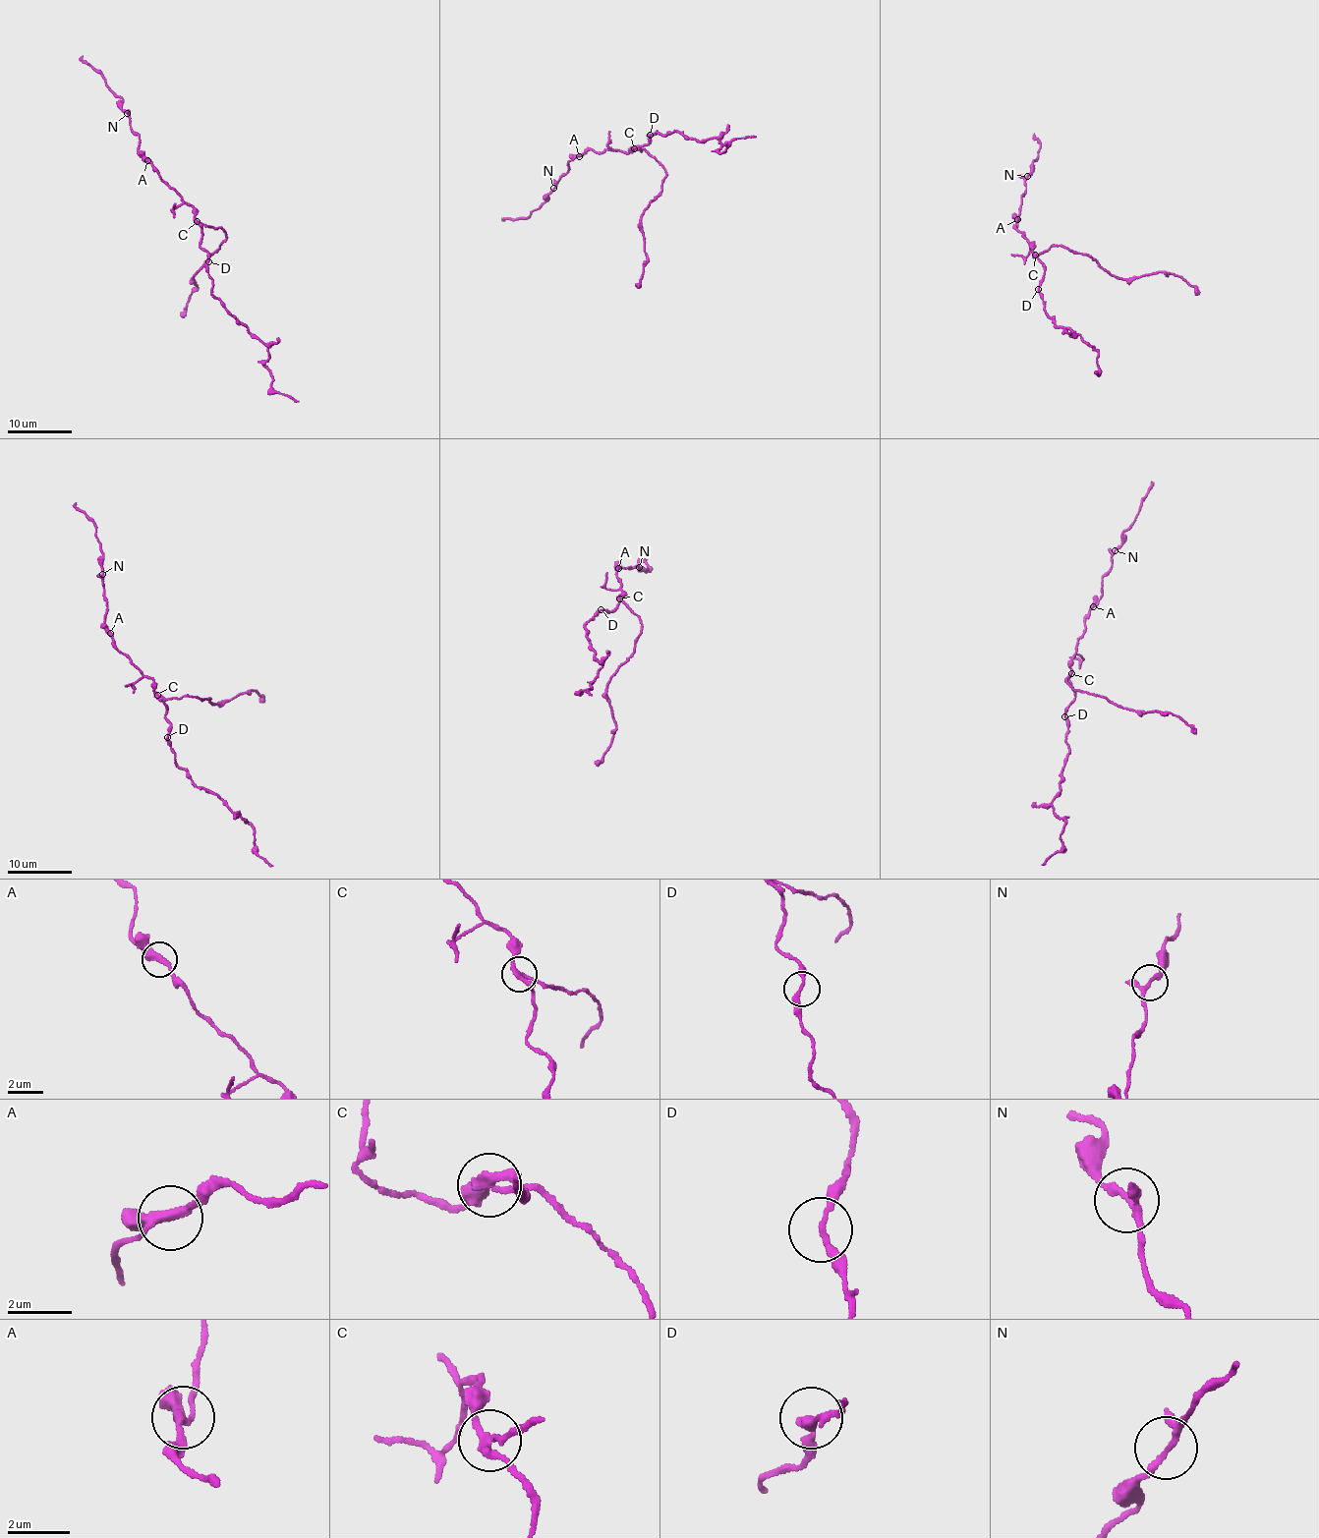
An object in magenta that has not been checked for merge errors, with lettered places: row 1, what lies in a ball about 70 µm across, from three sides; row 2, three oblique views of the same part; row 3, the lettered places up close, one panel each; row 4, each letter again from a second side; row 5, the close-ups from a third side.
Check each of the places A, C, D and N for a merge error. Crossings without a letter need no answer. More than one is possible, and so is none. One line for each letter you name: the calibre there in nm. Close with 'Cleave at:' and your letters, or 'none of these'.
C: 220 nm thick
Cleave at: C

